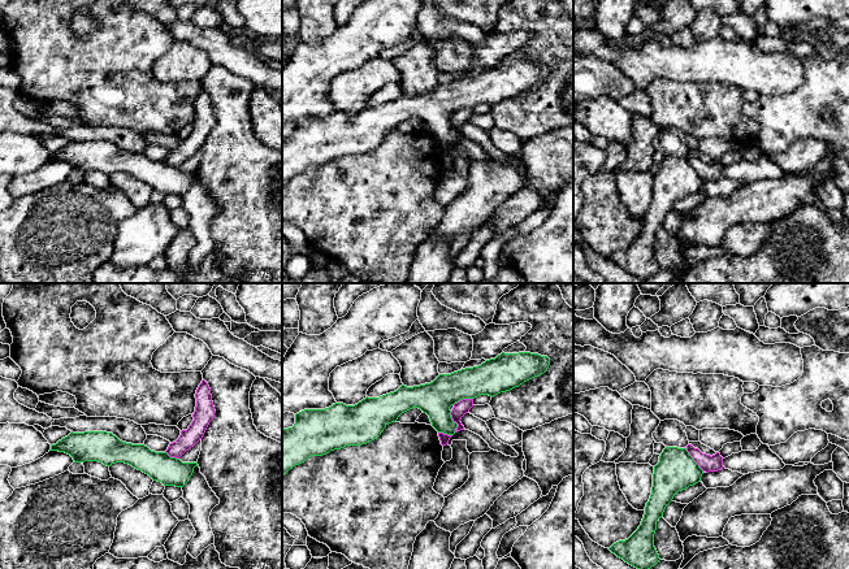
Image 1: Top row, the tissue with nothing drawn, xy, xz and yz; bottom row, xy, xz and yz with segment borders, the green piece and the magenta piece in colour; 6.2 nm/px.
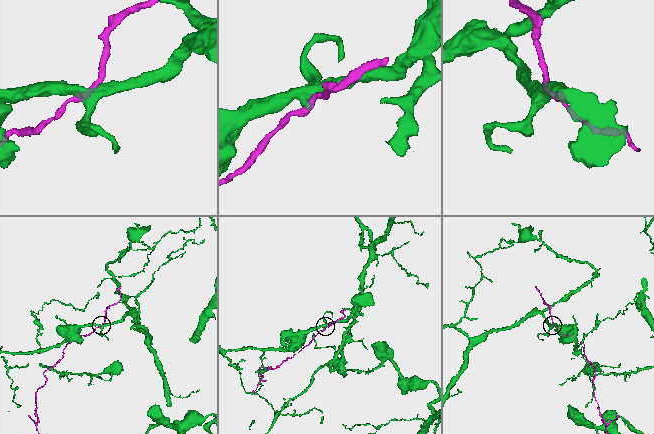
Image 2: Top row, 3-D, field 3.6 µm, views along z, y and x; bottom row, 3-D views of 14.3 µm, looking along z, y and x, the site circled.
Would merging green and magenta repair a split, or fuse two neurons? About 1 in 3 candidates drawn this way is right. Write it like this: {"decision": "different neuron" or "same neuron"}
{"decision": "different neuron"}

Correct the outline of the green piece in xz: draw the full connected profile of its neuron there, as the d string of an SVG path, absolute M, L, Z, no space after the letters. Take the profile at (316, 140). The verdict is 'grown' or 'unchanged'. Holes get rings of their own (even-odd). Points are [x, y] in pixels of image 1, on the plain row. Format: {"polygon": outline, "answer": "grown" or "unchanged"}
{"polygon": "M502 61L495 68L486 69L478 75L465 77L451 83L439 83L433 91L407 96L402 94L397 100L380 107L365 107L355 114L335 112L325 118L304 118L295 123L293 136L282 138L282 184L311 165L322 165L346 155L361 155L377 148L384 138L398 126L419 117L430 127L432 135L447 144L454 144L458 133L451 127L450 116L463 108L475 108L478 104L495 105L519 96L524 91L543 83L550 74L547 65L538 62Z", "answer": "unchanged"}

